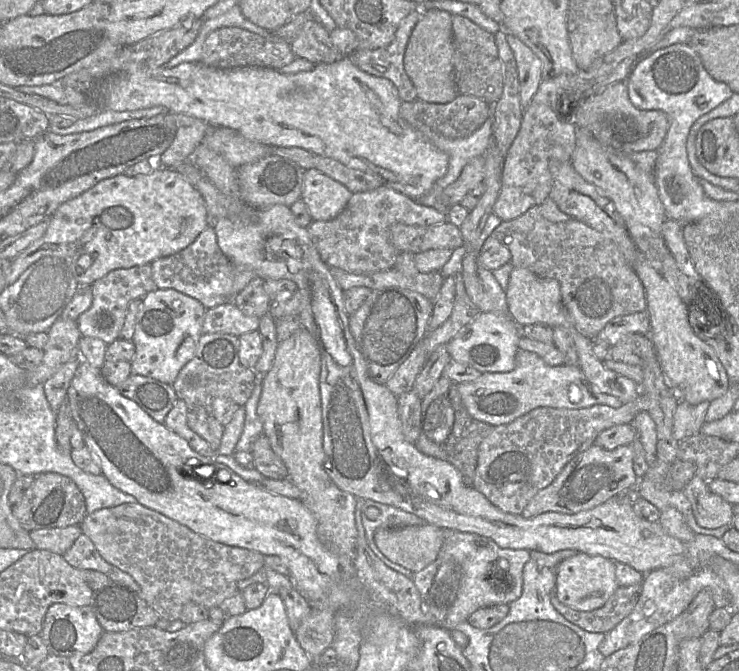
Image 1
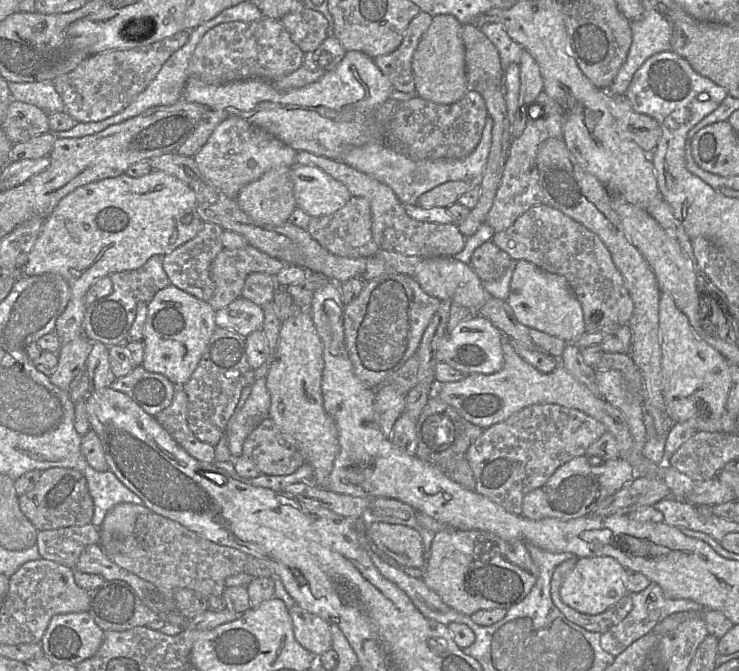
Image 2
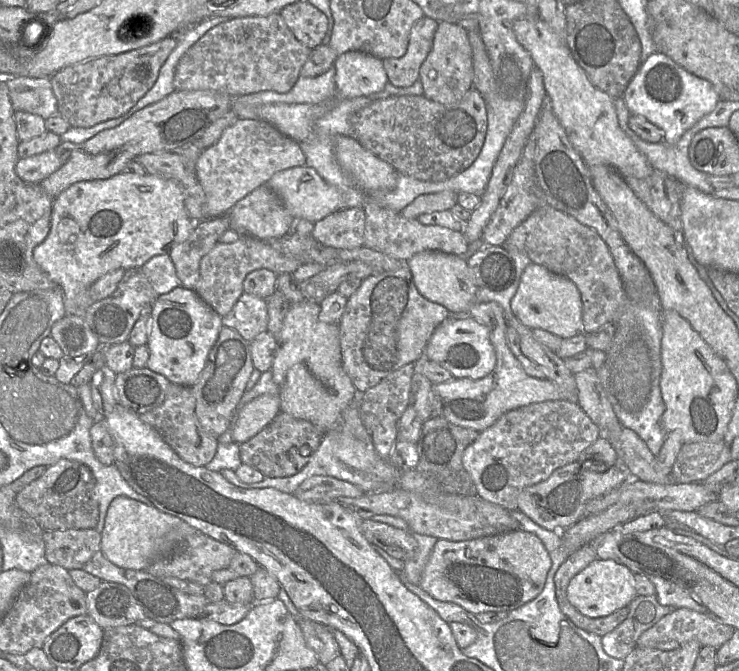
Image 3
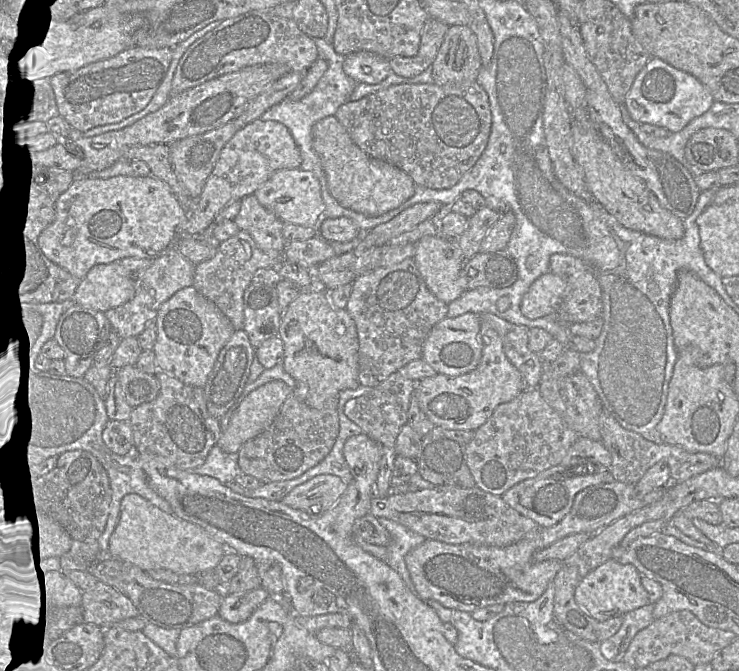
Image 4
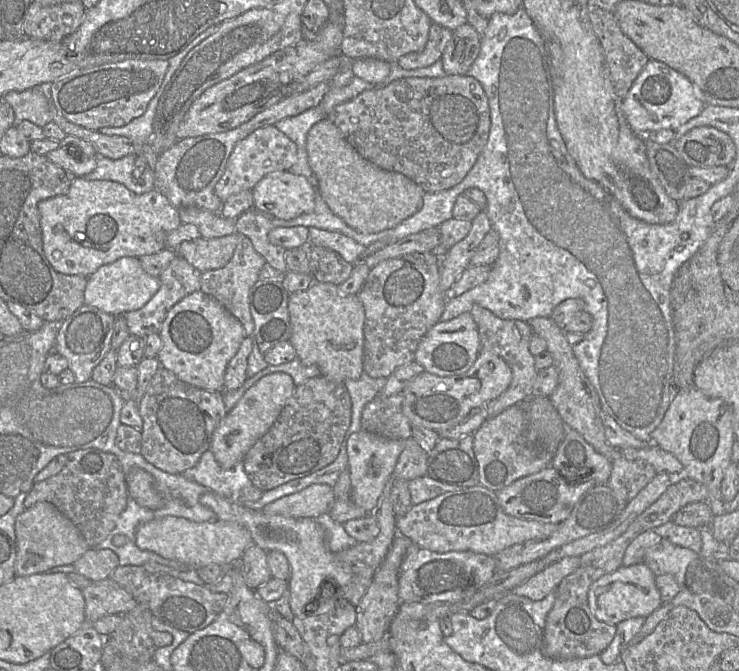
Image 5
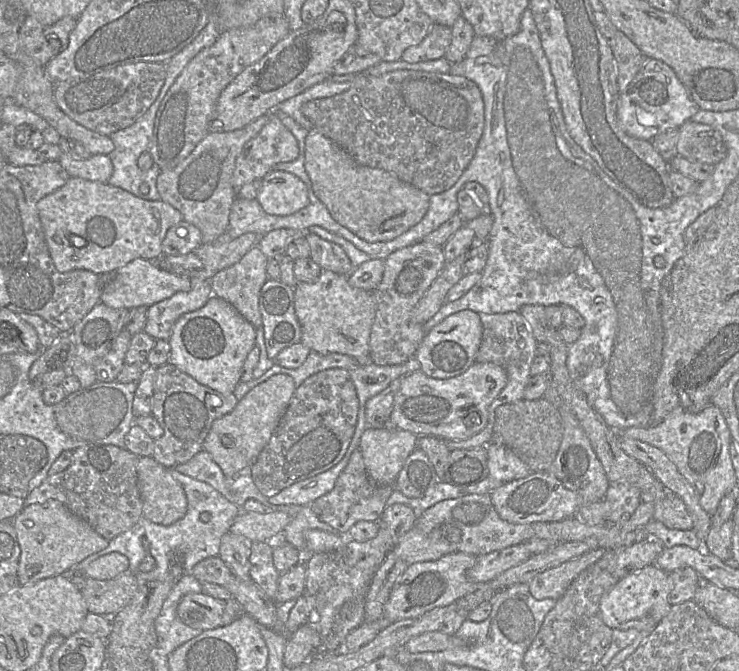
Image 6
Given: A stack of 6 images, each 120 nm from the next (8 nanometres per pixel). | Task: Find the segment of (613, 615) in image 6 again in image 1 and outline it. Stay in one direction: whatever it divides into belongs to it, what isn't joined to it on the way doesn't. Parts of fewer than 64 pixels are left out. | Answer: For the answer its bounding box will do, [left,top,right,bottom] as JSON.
[554,553,619,611]

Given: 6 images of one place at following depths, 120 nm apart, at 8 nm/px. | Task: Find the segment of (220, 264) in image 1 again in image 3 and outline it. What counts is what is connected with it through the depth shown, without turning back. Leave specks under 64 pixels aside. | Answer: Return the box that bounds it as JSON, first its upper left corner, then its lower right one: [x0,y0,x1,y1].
[169,215,230,290]

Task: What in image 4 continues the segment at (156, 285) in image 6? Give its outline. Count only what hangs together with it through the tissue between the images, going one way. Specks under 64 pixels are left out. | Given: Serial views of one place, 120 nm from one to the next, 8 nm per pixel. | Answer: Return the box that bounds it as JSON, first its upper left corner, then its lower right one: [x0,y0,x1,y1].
[71,261,135,313]

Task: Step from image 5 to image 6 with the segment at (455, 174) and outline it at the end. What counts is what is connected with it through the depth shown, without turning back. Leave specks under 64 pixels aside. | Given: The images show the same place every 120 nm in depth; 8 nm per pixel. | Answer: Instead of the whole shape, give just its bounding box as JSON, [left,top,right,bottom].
[301,70,485,196]

